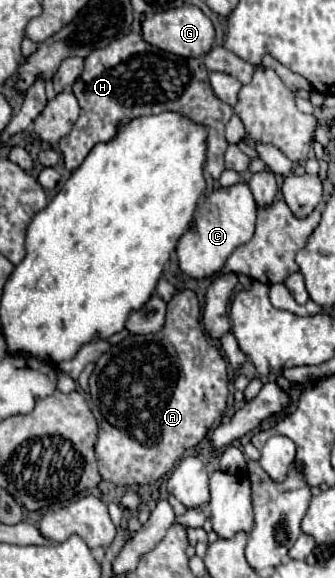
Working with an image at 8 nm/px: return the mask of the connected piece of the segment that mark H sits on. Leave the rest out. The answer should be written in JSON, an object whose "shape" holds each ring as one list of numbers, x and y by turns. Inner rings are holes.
{"shape":[[127,33,115,41,111,41,103,49,91,51,85,57,85,69,81,77,73,83,73,95,79,101,81,113,75,121,71,133,59,141,59,149,63,153,65,167,69,171,77,169,95,143,109,141,115,137,119,123,129,121,141,115,155,115,163,111,177,111,181,115,191,117,197,123,209,127,209,147,207,147,207,163,205,171,211,173,213,179,219,179,225,171,223,155,227,151,225,125,233,115,233,109,223,103,209,85,209,71,203,67,201,59,179,57,165,53,151,43,143,41,139,33]]}

